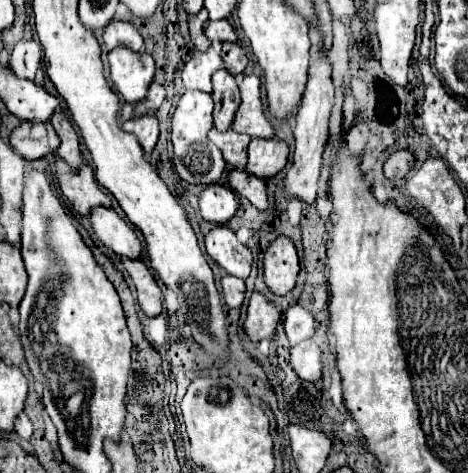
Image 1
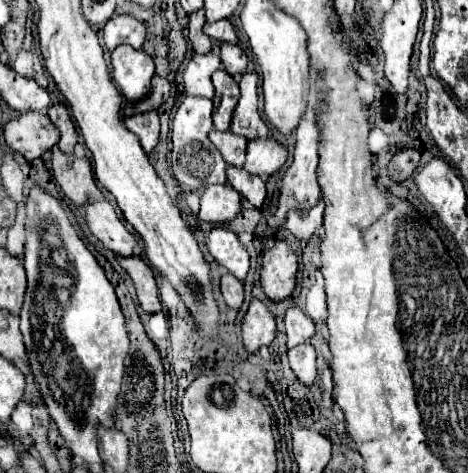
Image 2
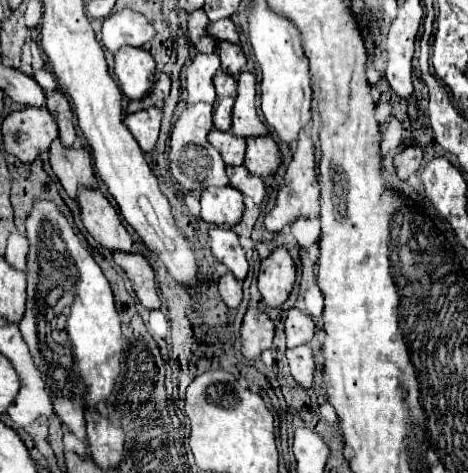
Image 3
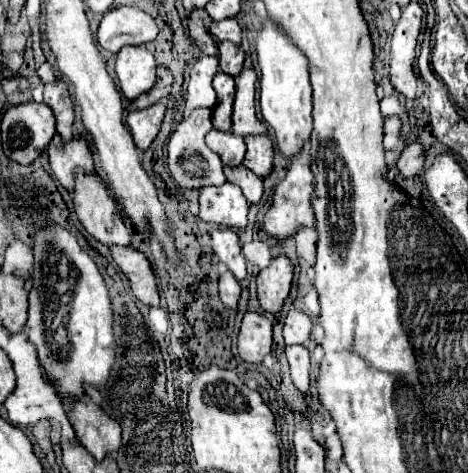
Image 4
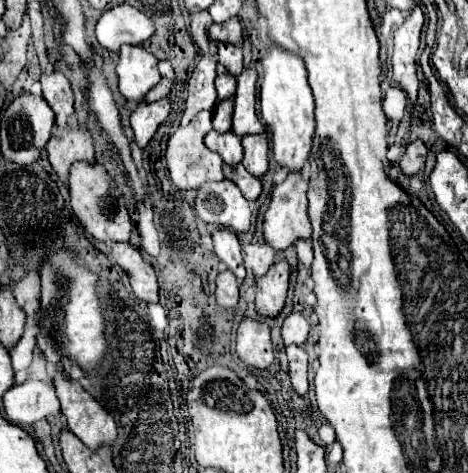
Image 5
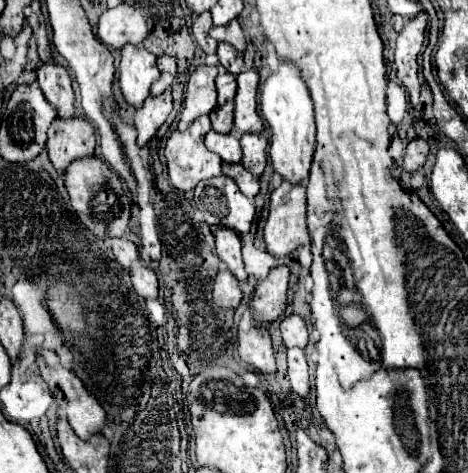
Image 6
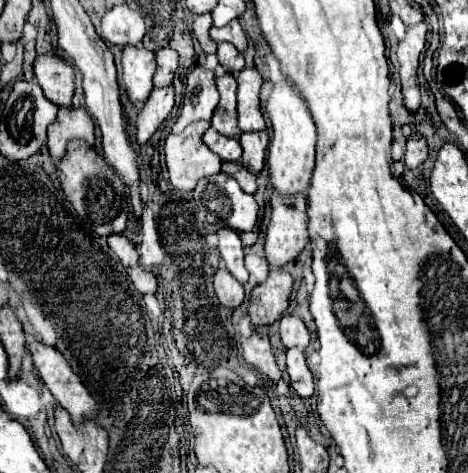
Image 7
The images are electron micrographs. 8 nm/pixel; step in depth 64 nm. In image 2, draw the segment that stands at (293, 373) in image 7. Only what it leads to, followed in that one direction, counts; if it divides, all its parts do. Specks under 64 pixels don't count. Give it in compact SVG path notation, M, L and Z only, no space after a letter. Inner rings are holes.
M304 342L300 346L294 346L292 350L288 350L288 362L290 368L294 370L294 374L298 376L298 380L306 386L312 386L318 378L316 372L316 350L310 342Z

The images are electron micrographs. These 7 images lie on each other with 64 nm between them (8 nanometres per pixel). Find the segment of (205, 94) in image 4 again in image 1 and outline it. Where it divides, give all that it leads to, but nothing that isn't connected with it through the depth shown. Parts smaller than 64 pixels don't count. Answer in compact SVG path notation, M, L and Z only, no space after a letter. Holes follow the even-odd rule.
M214 48L206 50L206 52L194 52L182 70L184 86L190 90L200 90L200 92L212 94L210 76L220 68L222 68L222 58Z

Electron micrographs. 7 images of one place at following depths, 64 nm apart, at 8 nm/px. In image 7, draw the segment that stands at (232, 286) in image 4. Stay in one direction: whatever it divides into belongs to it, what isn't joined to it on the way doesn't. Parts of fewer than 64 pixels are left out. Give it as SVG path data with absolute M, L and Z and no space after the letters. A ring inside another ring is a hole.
M220 268L214 274L214 290L222 306L238 308L244 302L244 286L234 280L234 276L226 268Z

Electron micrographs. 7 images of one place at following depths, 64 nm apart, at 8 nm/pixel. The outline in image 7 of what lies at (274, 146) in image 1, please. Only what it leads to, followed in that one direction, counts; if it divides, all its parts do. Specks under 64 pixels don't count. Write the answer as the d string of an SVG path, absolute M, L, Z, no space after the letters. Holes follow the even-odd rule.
M252 132L252 134L242 134L240 136L240 144L242 144L242 164L248 172L258 174L264 166L266 160L266 148L268 148L268 134L262 132Z

